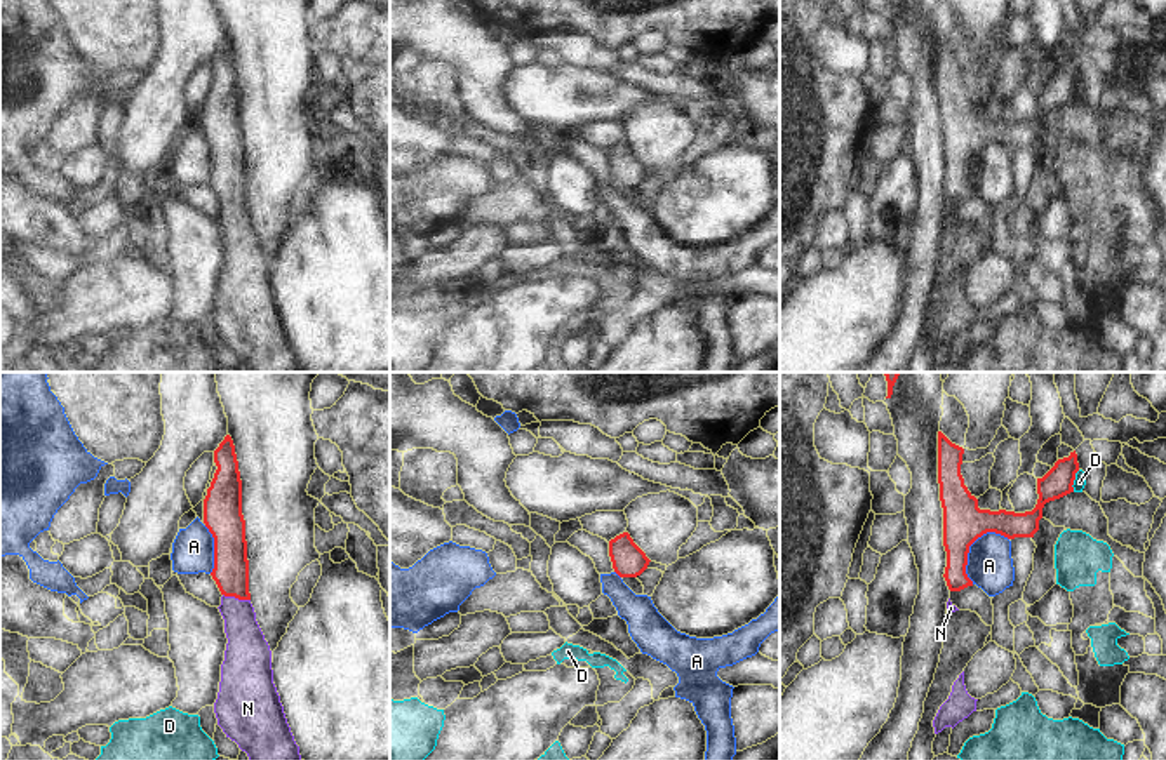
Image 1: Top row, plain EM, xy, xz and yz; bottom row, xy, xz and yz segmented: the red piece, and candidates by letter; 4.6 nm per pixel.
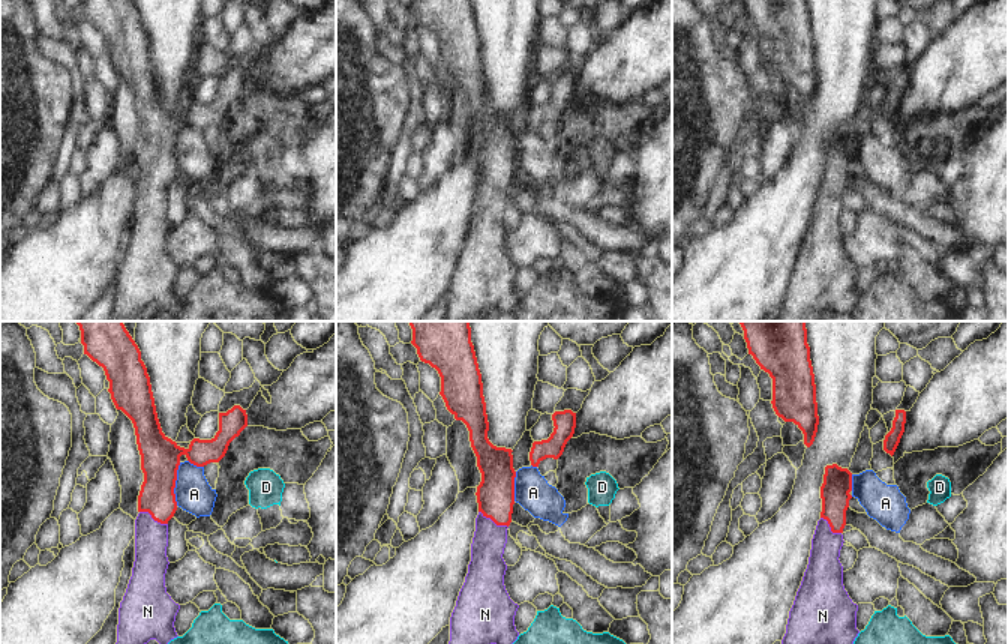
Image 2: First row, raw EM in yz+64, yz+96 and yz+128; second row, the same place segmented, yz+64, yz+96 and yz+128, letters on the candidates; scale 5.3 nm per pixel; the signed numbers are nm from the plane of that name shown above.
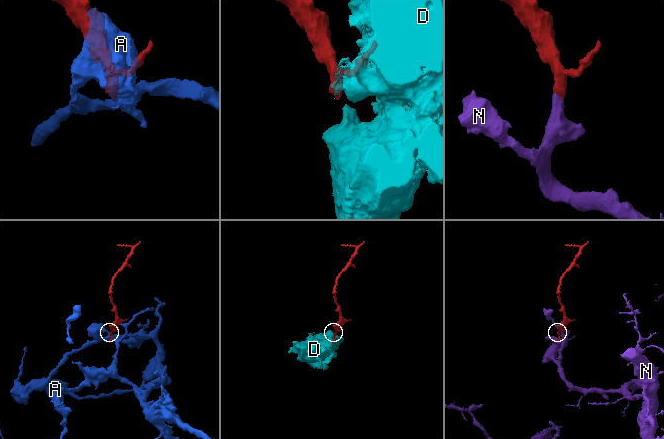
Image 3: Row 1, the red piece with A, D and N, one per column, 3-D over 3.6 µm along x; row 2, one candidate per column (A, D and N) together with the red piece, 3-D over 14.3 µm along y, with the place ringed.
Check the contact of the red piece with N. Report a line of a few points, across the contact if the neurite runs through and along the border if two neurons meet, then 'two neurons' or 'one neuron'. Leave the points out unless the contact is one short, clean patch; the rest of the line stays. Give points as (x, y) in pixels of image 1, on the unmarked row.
line xy (230, 183), (237, 207), (246, 260); one neuron

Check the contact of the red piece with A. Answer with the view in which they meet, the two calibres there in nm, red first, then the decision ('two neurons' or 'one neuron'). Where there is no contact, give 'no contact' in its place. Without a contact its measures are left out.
contact in yz; calibres 190 and 200 nm; two neurons

